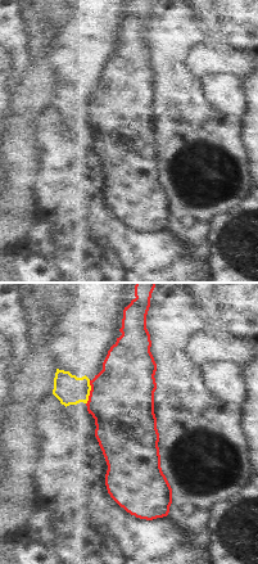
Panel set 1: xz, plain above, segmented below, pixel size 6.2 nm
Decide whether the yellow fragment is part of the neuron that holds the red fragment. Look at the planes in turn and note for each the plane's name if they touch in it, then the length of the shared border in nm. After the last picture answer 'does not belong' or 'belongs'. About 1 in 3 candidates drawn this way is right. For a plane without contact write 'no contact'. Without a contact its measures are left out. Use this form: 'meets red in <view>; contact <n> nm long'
meets red in xz; contact 150 nm long

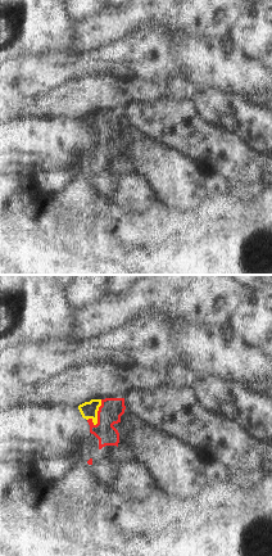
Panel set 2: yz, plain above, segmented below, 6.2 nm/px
meets red in yz; contact 180 nm long

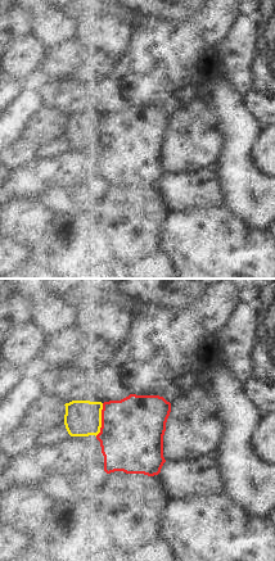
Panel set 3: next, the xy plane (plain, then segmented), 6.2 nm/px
meets red in xy; contact 220 nm long

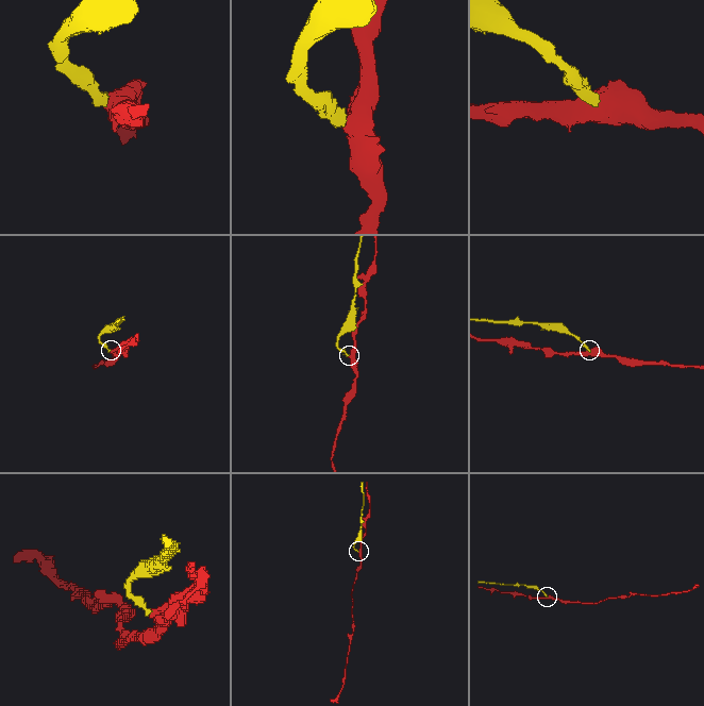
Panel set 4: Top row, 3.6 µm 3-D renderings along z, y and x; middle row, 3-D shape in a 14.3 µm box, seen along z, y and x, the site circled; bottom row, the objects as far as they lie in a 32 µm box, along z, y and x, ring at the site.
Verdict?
does not belong

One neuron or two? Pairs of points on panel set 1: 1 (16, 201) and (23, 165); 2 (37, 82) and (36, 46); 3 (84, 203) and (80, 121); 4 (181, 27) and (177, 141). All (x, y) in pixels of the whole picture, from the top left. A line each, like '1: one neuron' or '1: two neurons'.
1: one neuron
2: two neurons
3: two neurons
4: one neuron

